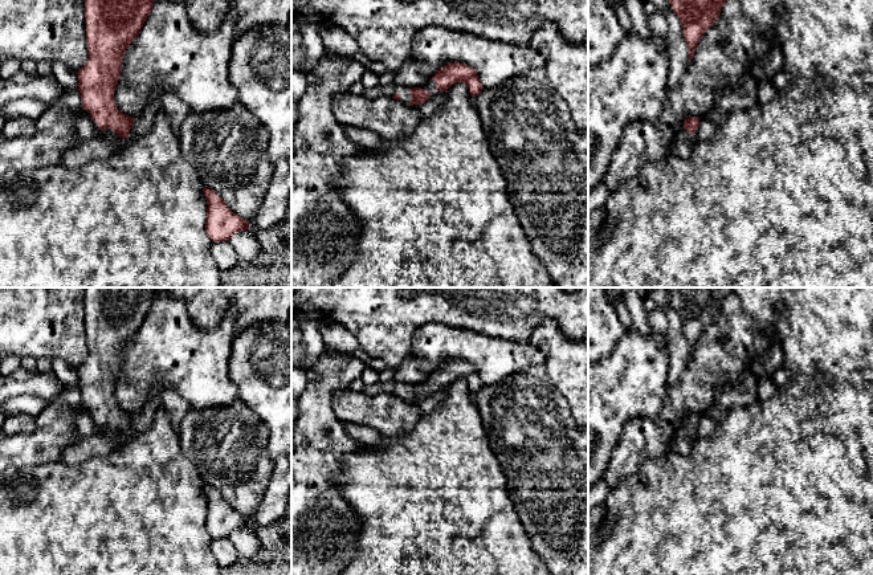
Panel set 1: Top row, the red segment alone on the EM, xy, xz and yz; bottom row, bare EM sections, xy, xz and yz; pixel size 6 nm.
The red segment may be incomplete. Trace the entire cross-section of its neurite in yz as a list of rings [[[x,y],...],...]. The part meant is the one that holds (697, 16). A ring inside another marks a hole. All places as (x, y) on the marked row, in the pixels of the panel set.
[[[669,0],[673,12],[681,21],[684,37],[689,46],[689,62],[705,32],[719,17],[727,0]]]

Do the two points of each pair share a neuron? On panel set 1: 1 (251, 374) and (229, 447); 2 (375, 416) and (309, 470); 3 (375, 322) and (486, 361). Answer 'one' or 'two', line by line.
1: two
2: two
3: two

